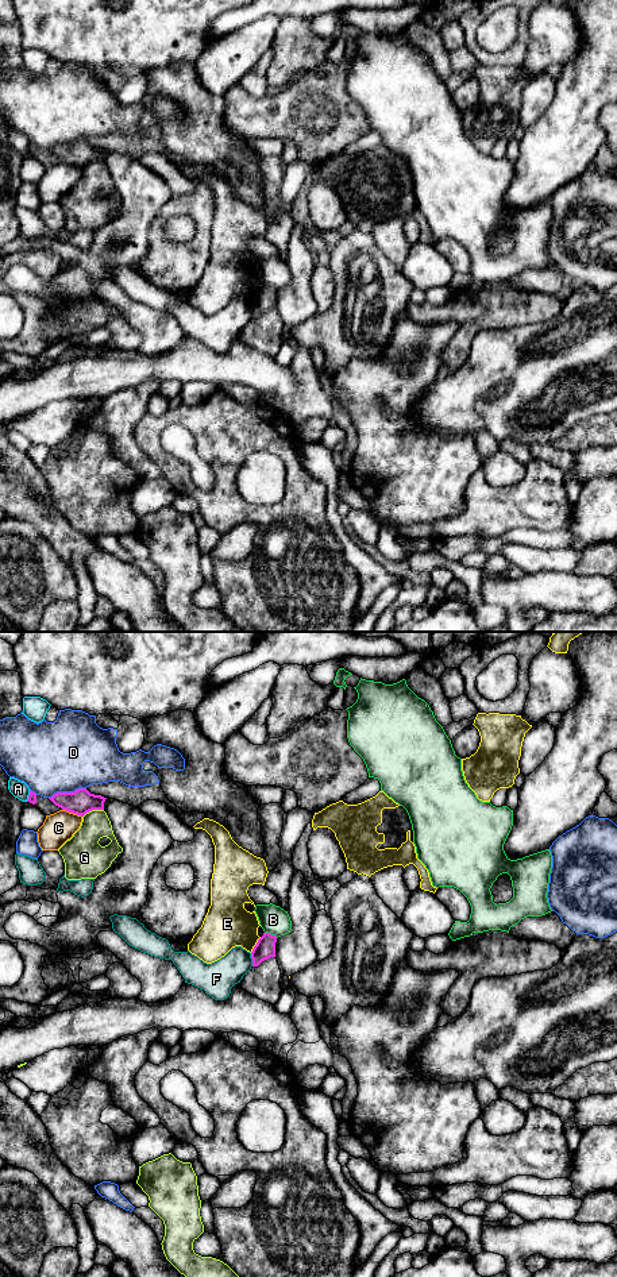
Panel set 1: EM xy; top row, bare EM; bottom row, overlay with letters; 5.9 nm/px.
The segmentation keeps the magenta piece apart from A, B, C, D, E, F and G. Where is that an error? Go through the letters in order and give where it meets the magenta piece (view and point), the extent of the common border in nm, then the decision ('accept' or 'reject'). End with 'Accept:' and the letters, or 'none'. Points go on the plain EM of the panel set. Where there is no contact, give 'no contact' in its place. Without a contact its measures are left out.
A: xy (29, 149) | 70 nm | reject
B: xy (270, 286) | 90 nm | reject
C: xy (72, 164) | 130 nm | reject
D: xy (66, 145) | 240 nm | reject
E: xy (255, 297) | 120 nm | reject
F: xy (253, 312) | 80 nm | reject
G: xy (92, 161) | 140 nm | reject
Accept: none

